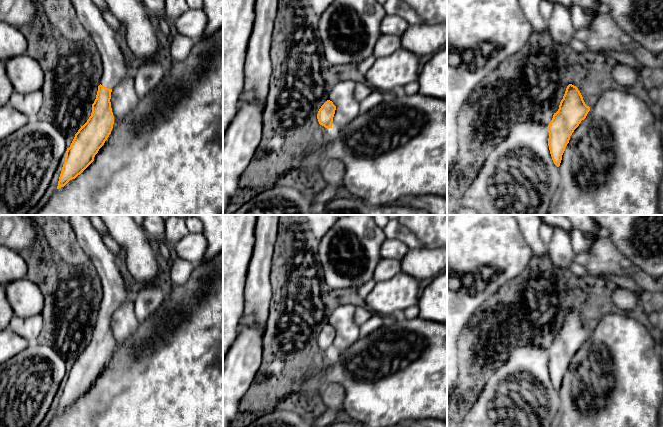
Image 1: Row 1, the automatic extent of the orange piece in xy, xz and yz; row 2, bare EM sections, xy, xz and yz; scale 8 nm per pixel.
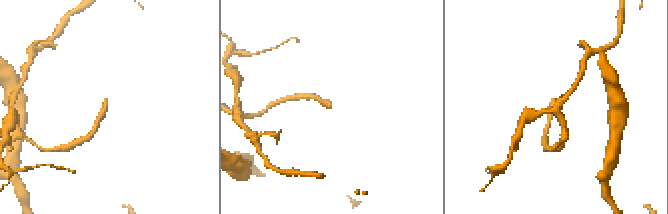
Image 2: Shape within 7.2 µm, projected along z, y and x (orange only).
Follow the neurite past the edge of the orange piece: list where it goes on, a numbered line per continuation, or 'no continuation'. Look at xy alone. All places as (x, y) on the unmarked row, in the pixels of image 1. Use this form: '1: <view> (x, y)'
1: xy (115, 293)

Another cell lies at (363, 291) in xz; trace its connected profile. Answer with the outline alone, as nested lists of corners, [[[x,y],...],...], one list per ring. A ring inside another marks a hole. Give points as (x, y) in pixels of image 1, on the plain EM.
[[[371,279],[370,281],[366,282],[364,285],[362,285],[361,287],[359,287],[357,289],[358,295],[362,298],[362,299],[366,299],[366,297],[368,296],[368,294],[372,291],[372,289],[375,287],[376,285],[376,281],[374,279]]]

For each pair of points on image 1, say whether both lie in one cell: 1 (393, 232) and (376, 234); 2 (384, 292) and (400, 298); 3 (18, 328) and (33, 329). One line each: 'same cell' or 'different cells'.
1: different cells
2: same cell
3: same cell

